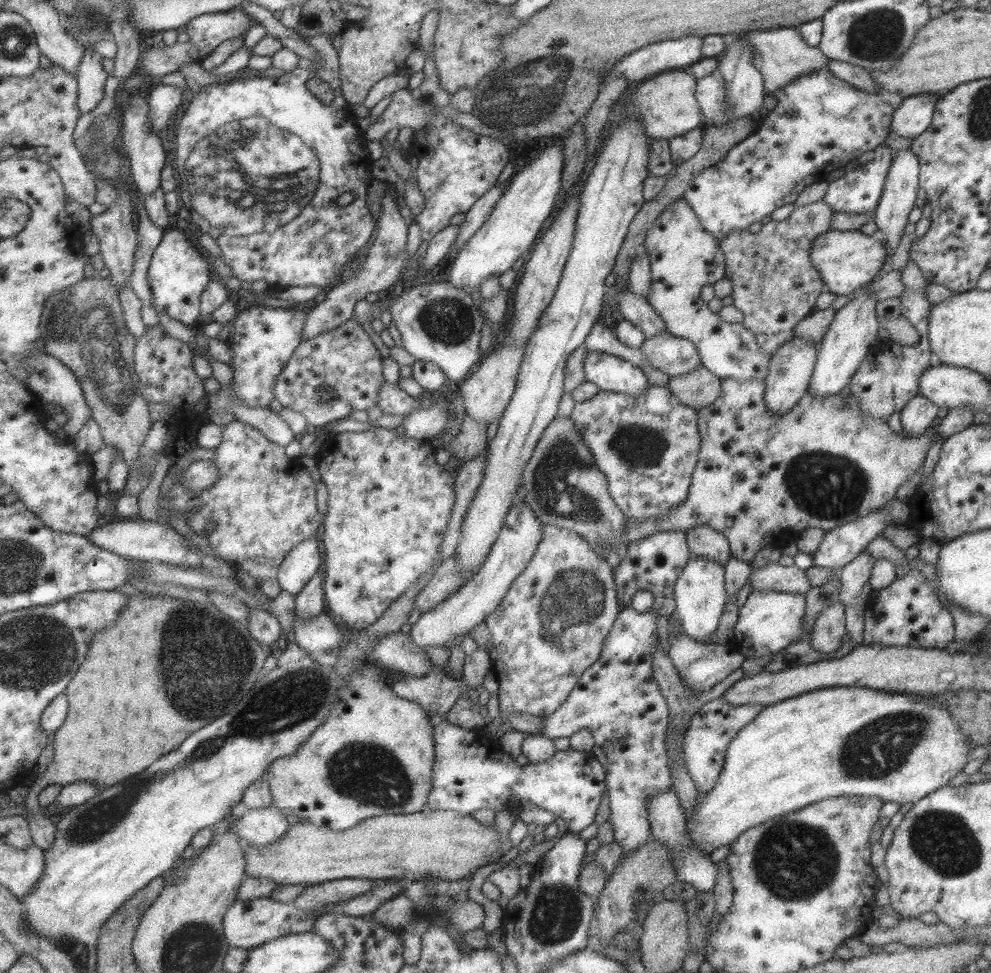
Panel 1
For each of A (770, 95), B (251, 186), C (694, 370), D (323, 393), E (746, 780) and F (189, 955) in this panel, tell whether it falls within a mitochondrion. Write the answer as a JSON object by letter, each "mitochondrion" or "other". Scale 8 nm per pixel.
{"A":"other","B":"mitochondrion","C":"other","D":"mitochondrion","E":"other","F":"mitochondrion"}

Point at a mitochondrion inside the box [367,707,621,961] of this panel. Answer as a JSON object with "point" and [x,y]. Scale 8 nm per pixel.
{"point":[554,916]}

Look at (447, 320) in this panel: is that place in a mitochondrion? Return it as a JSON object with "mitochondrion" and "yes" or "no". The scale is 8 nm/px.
{"mitochondrion":"yes"}

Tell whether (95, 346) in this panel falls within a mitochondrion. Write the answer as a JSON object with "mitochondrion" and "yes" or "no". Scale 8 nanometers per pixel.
{"mitochondrion":"yes"}

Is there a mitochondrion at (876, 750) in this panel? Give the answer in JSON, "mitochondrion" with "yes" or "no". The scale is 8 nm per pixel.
{"mitochondrion":"yes"}

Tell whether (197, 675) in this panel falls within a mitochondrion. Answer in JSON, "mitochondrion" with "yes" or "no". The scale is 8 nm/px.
{"mitochondrion":"yes"}

